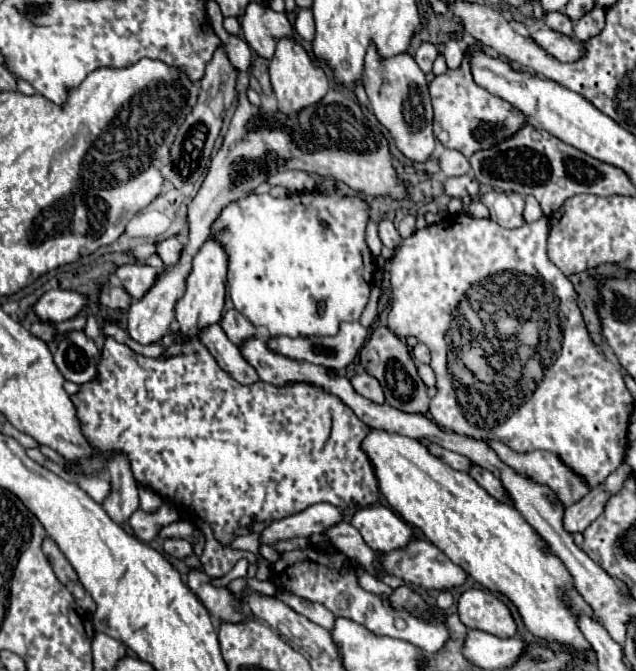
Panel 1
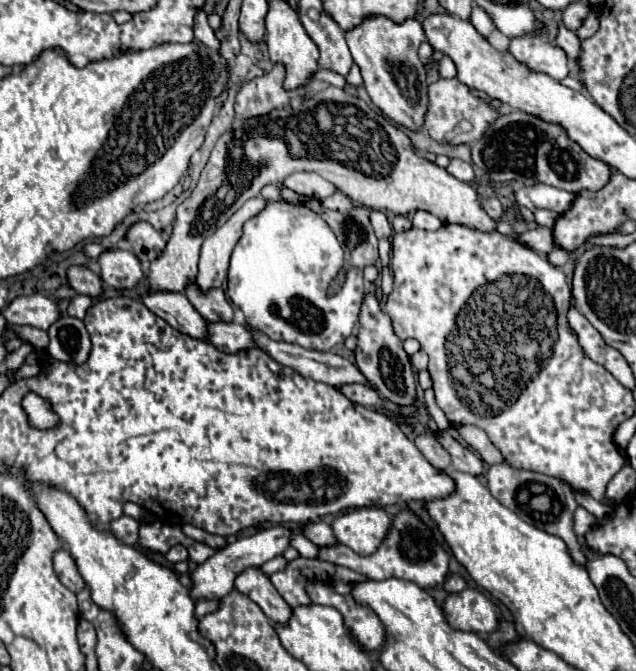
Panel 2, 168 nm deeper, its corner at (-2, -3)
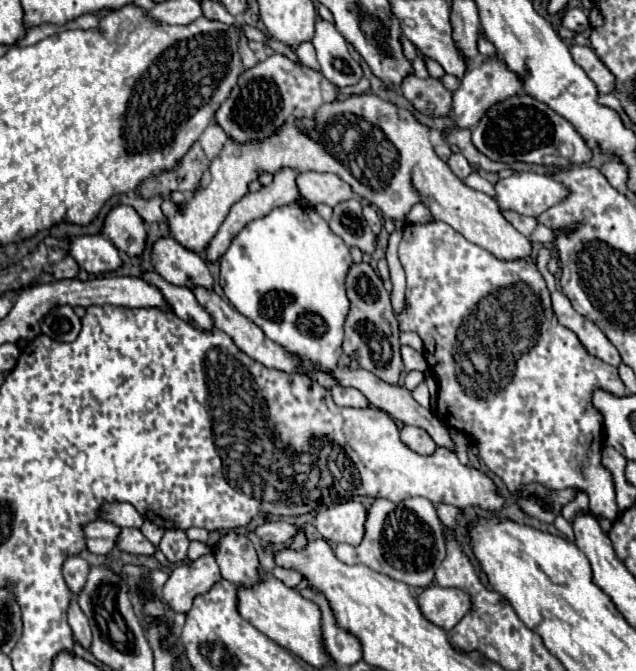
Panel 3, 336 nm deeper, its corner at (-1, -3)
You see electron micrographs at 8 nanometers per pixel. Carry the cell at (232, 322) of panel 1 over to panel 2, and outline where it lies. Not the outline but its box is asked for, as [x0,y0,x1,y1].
[185,282,233,322]

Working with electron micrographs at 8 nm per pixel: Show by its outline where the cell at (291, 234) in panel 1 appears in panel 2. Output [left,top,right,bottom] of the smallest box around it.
[227,200,363,352]

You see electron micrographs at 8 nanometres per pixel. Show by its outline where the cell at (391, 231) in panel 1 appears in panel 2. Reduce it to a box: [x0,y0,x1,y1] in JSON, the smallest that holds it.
[371,210,393,238]

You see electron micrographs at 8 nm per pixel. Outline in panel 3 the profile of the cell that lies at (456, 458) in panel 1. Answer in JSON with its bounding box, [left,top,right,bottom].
[400,426,436,456]

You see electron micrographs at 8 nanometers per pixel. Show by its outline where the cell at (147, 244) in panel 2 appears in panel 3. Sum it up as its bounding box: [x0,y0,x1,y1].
[104,206,146,256]

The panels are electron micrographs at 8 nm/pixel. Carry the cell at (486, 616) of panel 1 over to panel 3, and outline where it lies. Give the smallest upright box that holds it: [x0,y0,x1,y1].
[418,586,472,630]

